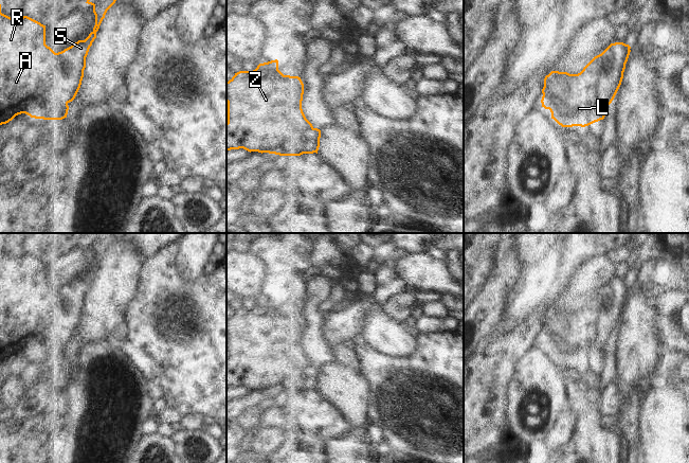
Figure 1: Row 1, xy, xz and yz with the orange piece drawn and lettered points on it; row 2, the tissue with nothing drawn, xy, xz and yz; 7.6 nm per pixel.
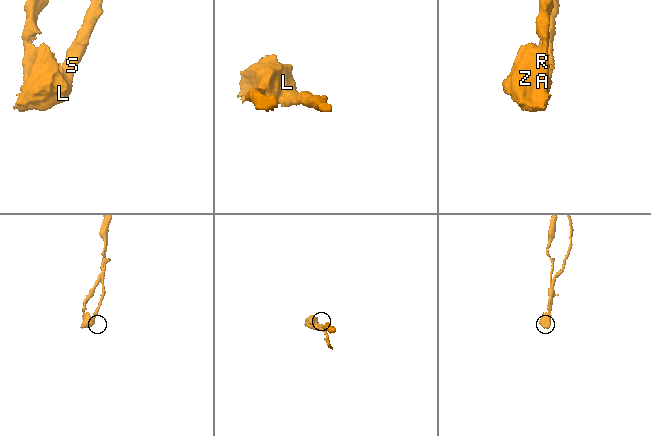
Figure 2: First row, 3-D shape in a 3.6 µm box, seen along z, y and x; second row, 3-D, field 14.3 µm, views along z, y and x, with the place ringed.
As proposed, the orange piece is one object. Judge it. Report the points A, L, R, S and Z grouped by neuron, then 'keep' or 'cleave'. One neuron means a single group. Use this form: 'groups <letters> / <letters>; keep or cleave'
groups A L R Z / S; cleave

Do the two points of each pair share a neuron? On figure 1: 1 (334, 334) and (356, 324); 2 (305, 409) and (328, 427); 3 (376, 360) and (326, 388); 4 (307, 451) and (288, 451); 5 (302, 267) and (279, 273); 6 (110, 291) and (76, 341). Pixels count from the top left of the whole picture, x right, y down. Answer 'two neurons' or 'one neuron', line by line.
1: one neuron
2: one neuron
3: two neurons
4: one neuron
5: one neuron
6: one neuron

